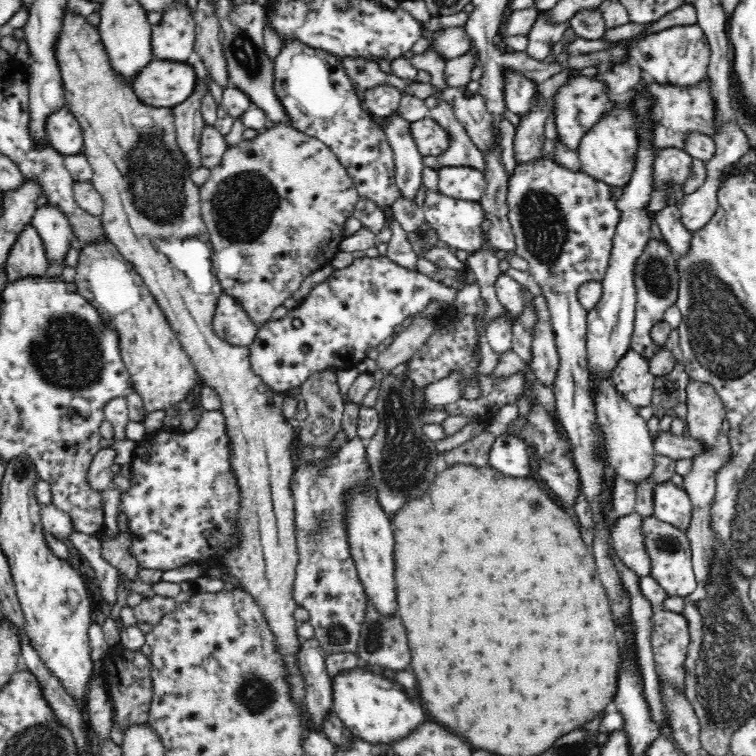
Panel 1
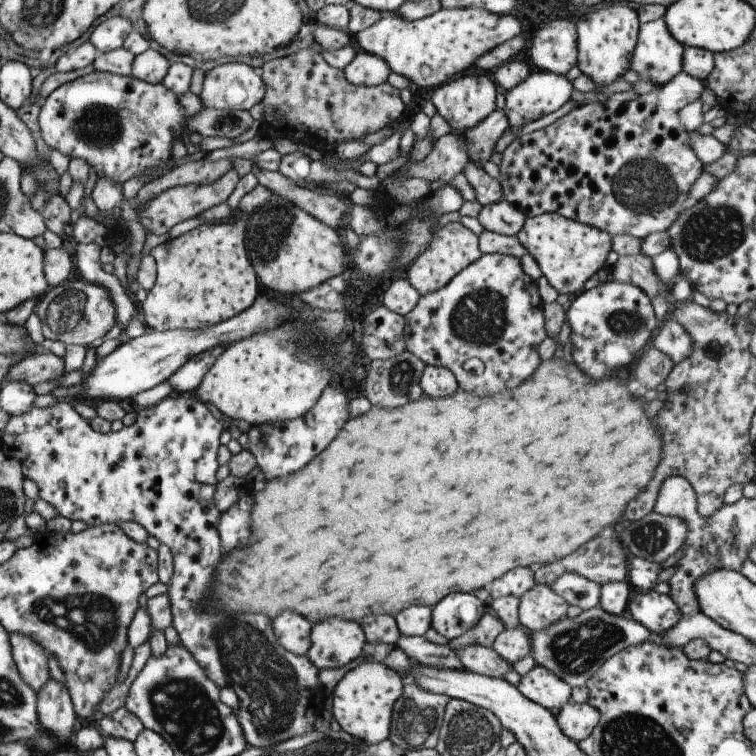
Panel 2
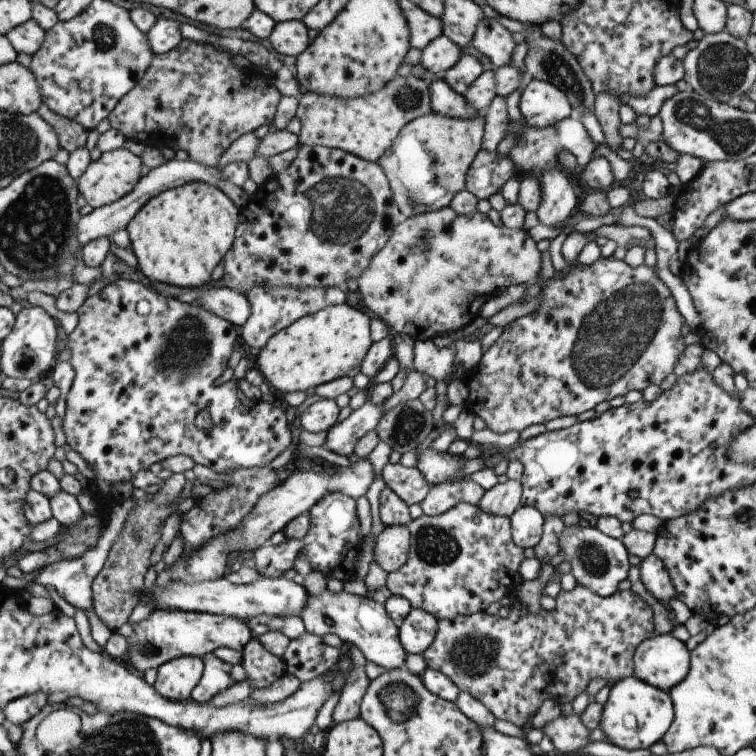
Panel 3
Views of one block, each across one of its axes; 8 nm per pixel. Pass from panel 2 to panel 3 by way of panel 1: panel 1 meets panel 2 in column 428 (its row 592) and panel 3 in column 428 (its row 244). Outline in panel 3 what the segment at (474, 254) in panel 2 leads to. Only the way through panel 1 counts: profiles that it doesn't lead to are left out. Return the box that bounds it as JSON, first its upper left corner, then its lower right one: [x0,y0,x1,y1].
[376,113,484,212]

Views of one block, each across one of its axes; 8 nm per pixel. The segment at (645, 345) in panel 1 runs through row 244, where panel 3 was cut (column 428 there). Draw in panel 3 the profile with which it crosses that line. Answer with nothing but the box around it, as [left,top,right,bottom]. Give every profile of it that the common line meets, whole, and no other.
[420,584,655,729]

